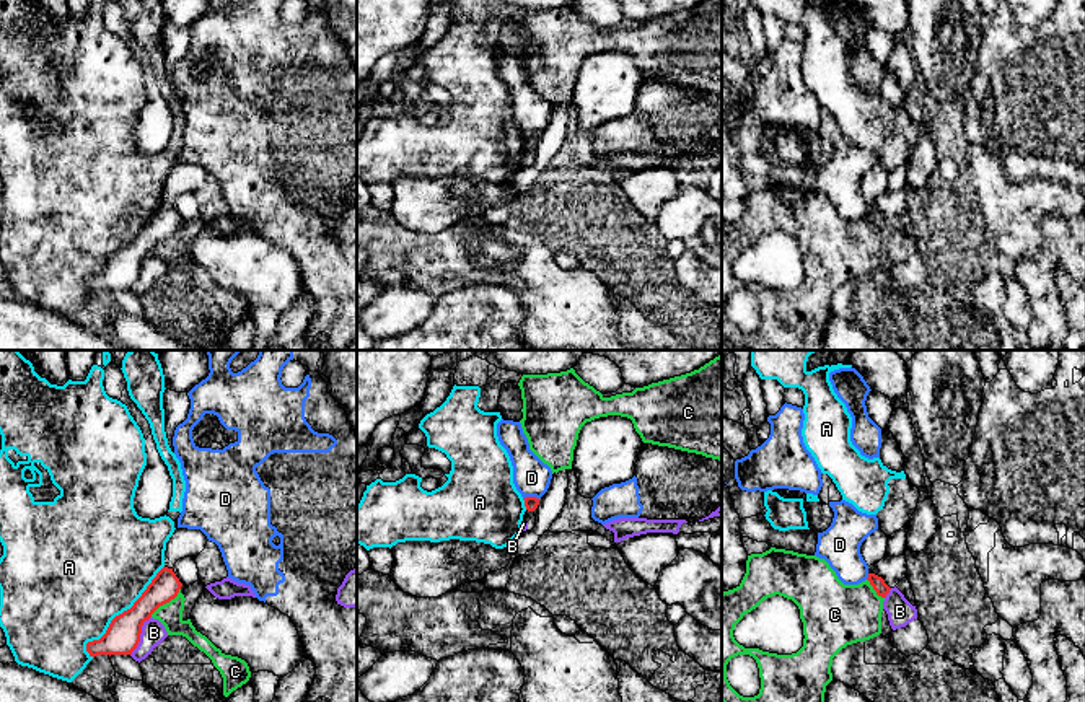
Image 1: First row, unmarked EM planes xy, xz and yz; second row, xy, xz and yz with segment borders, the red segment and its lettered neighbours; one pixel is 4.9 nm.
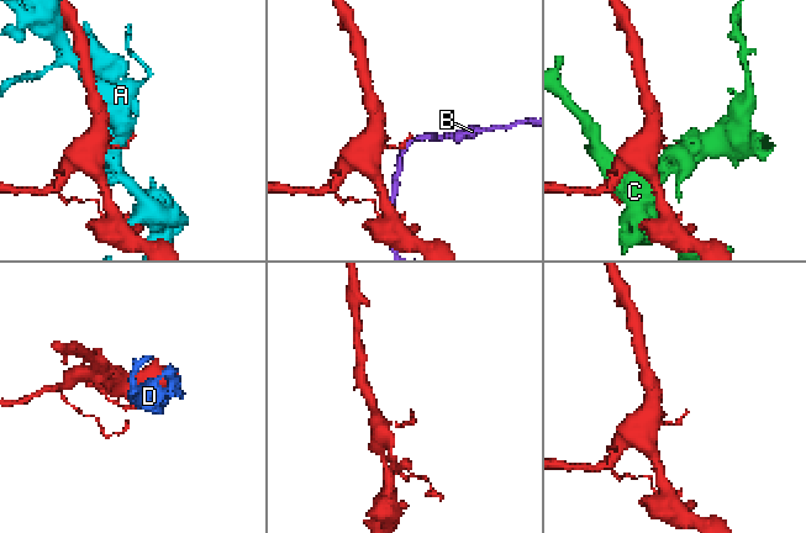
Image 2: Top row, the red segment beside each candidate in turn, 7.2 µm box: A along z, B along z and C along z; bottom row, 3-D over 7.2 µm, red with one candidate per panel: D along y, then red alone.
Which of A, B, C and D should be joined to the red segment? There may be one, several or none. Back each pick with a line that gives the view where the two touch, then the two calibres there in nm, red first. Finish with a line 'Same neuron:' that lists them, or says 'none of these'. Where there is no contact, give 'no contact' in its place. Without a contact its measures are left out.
Same neuron: none of these

